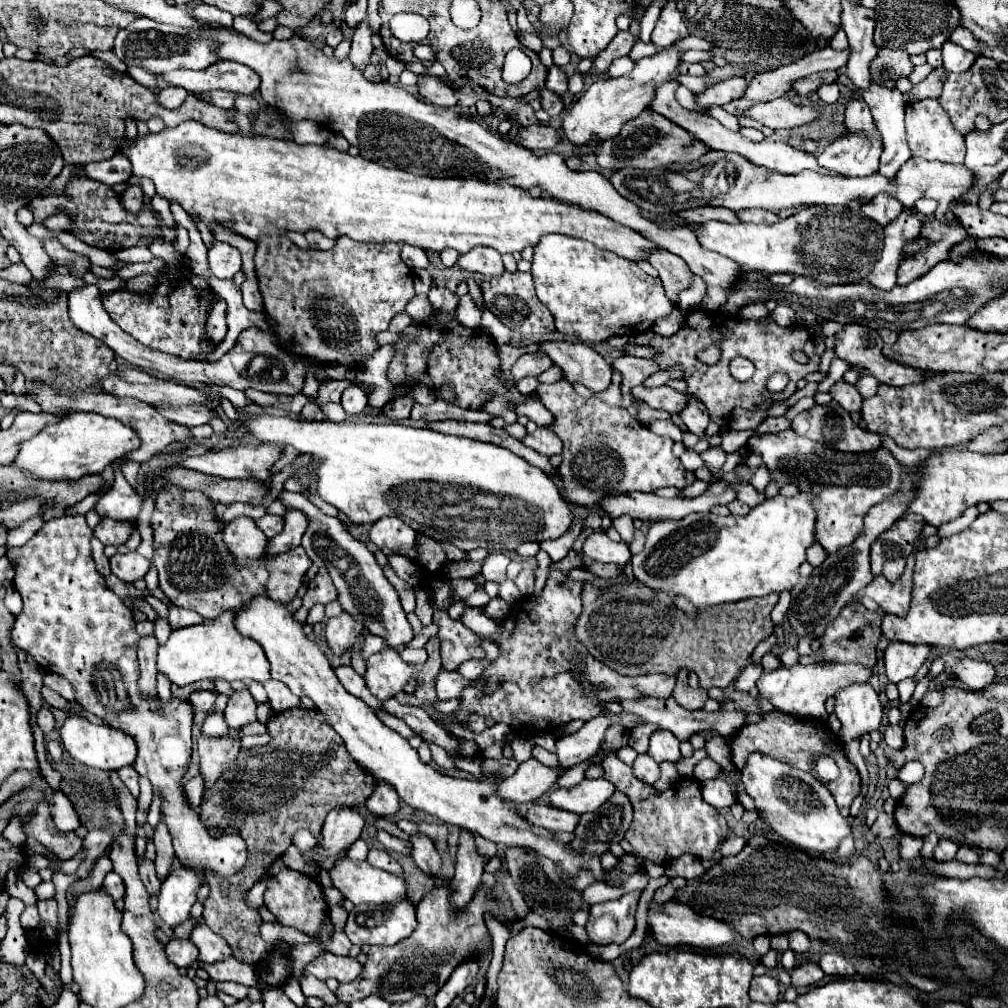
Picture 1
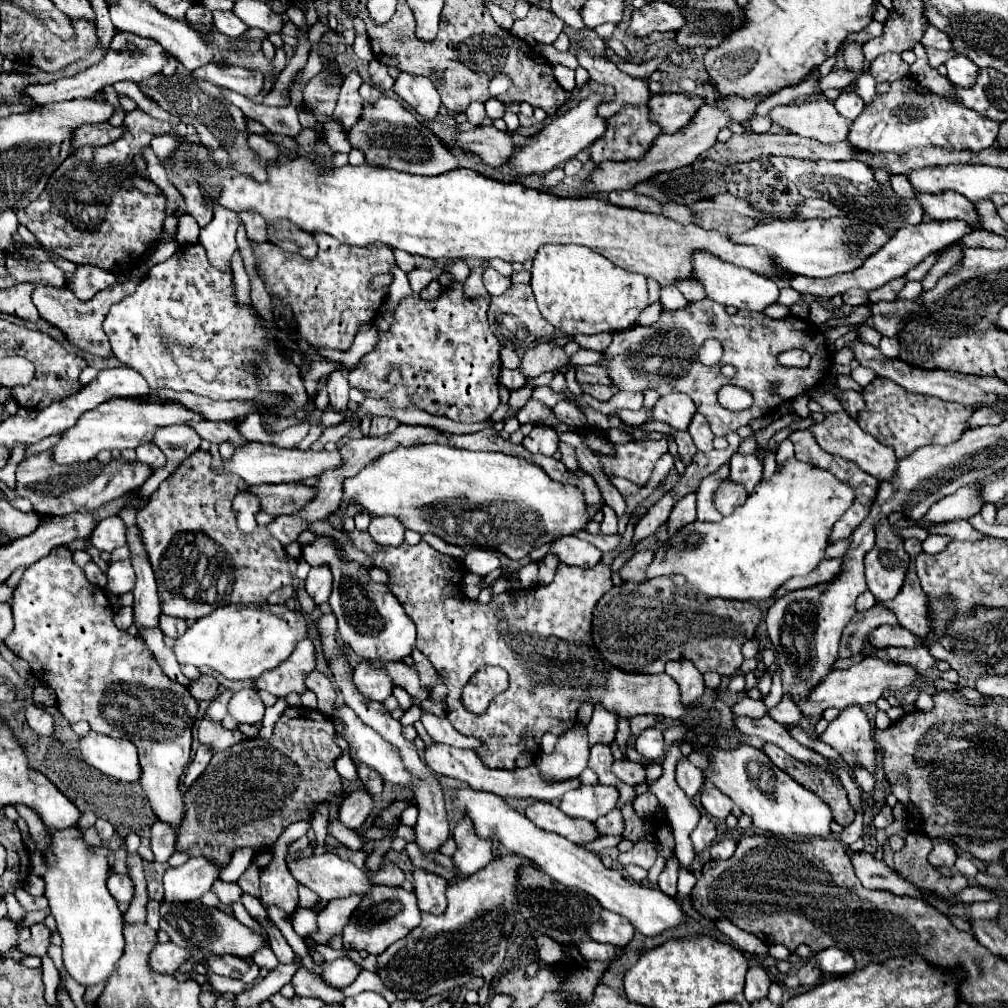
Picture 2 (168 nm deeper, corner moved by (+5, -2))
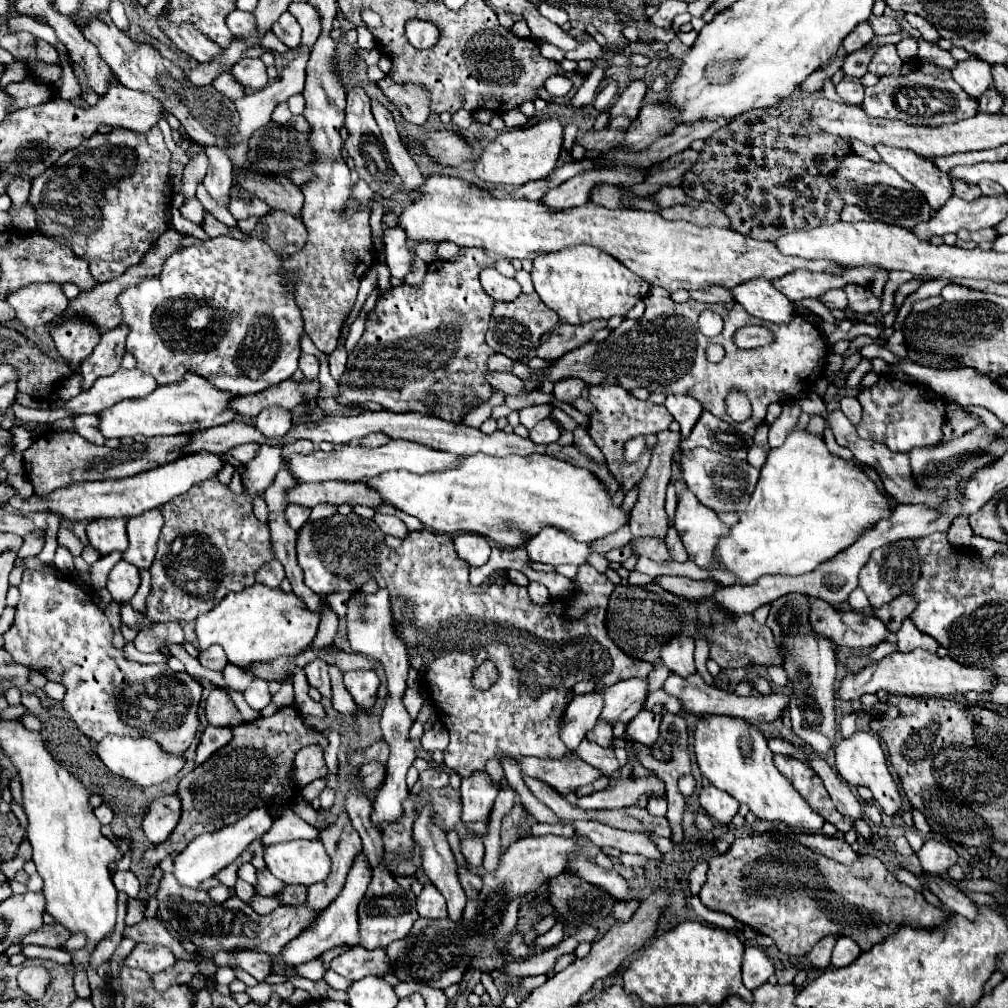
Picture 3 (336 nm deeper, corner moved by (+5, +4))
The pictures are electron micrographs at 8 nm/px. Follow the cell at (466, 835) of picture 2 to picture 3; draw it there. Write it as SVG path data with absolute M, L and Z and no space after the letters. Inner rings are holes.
M477 772L471 774L469 778L463 778L461 784L461 820L465 824L475 824L475 822L487 822L489 814L493 810L493 802L497 798L499 788L491 782L487 772Z

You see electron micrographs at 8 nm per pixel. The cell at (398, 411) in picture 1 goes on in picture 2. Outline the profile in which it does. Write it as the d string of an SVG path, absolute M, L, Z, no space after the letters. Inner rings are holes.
M373 418L371 420L371 436L391 434L397 426L399 426L399 420L395 420L395 418Z

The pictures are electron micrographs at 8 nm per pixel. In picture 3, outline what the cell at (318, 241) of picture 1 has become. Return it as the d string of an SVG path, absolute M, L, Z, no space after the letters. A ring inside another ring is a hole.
M271 210L267 216L259 218L255 234L281 256L299 252L307 242L307 230L301 218L295 218L283 210Z

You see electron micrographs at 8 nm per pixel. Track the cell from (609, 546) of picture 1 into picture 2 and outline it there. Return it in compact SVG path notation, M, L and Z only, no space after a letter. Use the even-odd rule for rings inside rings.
M561 536L553 540L549 554L557 556L559 562L567 566L579 566L579 568L593 568L603 556L601 550L597 550L589 542L579 540L577 536Z

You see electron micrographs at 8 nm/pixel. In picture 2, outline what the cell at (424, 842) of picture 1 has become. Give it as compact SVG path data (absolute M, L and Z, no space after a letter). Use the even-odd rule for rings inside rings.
M415 870L413 874L415 878L415 896L417 896L417 906L421 912L427 914L443 914L447 908L447 898L445 898L445 888L447 888L447 880L437 876L437 874L429 874L423 870Z

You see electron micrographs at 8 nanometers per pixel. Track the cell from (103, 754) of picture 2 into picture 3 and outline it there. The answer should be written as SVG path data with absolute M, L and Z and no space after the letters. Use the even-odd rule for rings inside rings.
M105 736L97 742L97 756L101 762L117 776L123 776L137 786L153 786L159 782L167 782L177 776L177 772L183 768L185 758L177 758L171 754L165 754L153 740L149 738L129 738L129 736Z

